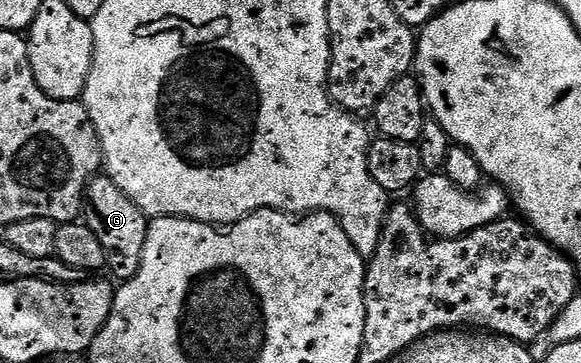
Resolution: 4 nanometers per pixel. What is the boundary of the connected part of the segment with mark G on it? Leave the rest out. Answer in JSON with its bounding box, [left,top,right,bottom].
[83,173,150,281]

